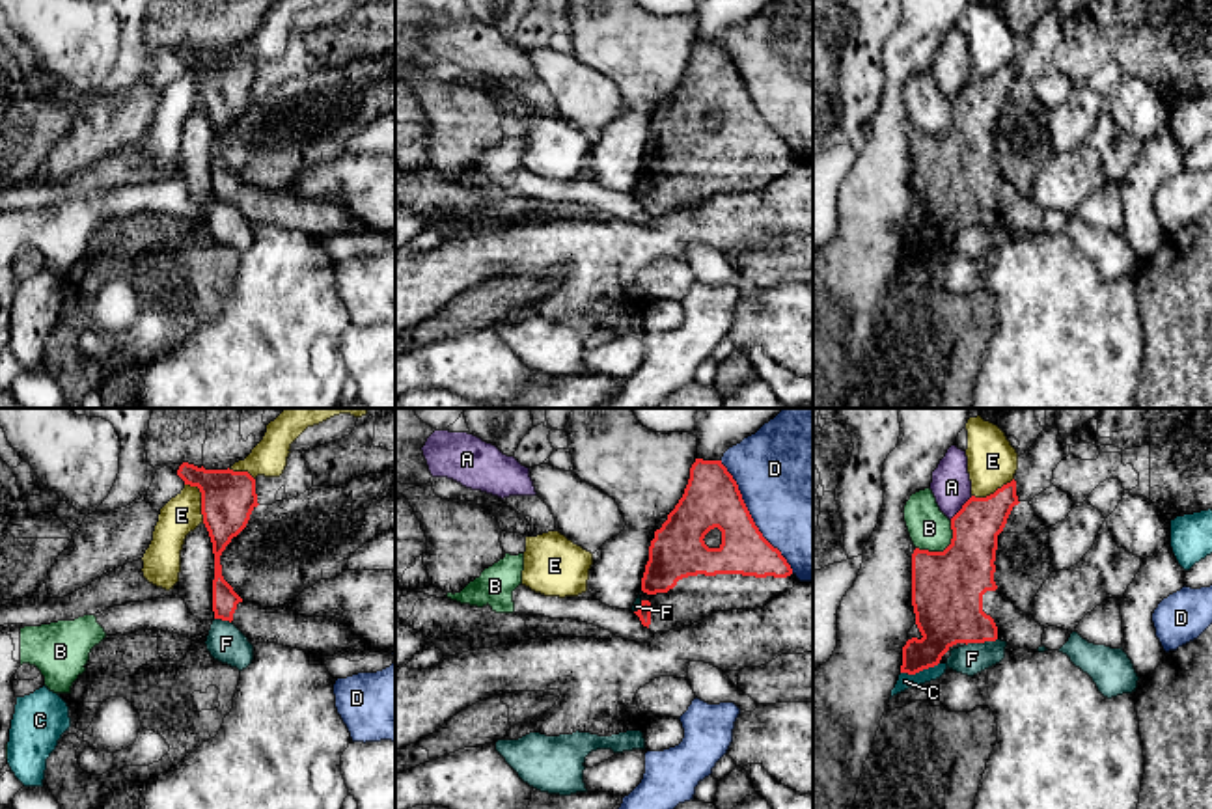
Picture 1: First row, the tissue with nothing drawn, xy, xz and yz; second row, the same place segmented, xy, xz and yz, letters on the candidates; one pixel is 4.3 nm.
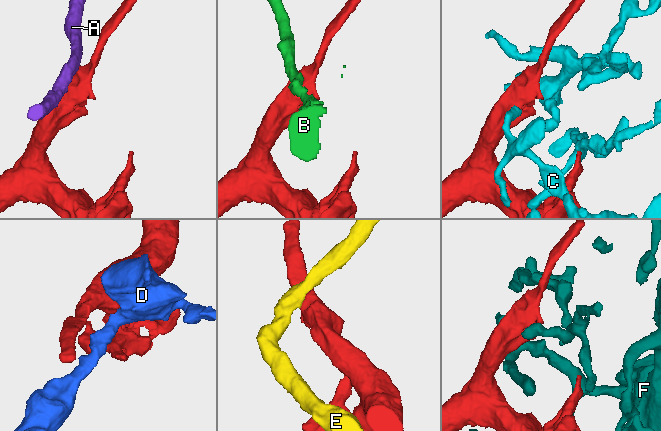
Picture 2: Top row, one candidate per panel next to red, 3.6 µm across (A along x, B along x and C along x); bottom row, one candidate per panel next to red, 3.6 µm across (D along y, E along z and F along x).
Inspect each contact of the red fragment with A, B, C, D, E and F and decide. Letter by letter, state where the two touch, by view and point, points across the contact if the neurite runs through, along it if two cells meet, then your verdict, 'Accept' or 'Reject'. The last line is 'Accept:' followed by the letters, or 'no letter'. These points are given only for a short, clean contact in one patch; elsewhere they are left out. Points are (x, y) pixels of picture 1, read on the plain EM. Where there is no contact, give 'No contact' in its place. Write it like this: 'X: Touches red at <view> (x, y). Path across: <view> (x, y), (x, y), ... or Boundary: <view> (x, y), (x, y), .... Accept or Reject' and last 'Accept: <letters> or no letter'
A: Touches red at yz (963, 90). Boundary: yz (972, 79), (950, 101). Reject
B: Touches red at yz (946, 131). Boundary: yz (951, 103), (951, 123), (942, 133), (916, 131). Reject
C: Touches red at yz (920, 252). Reject
D: Touches red at xz (750, 99). Reject
E: Touches red at xy (202, 82). Reject
F: Touches red at yz (981, 224). Reject
Accept: no letter

